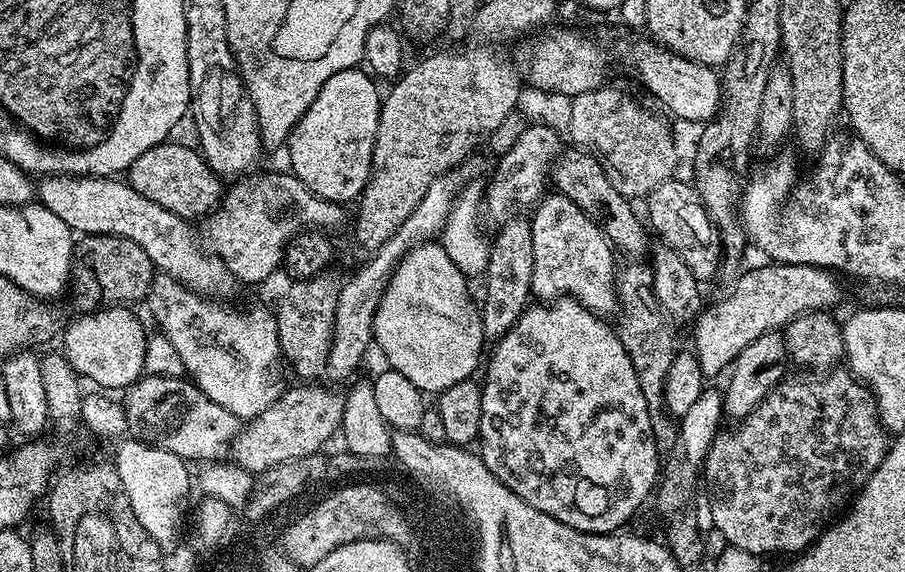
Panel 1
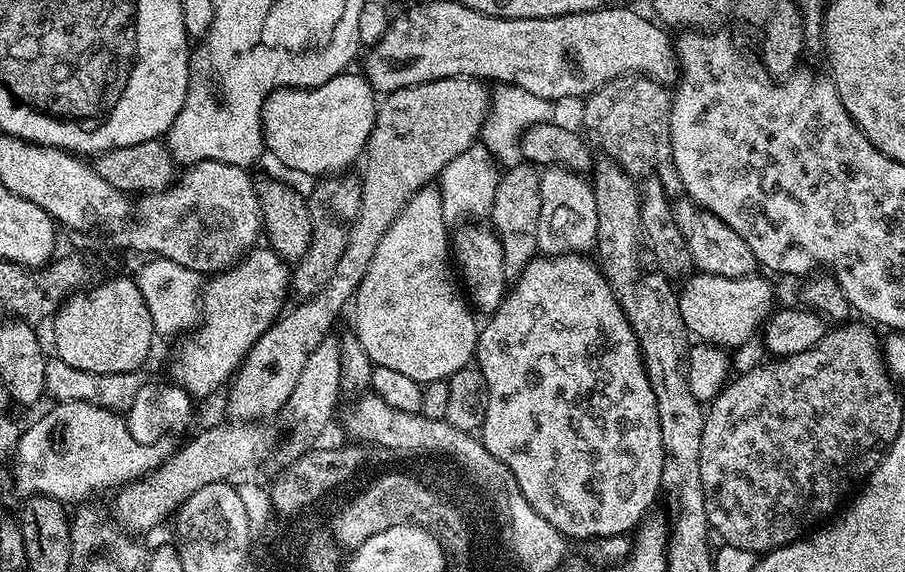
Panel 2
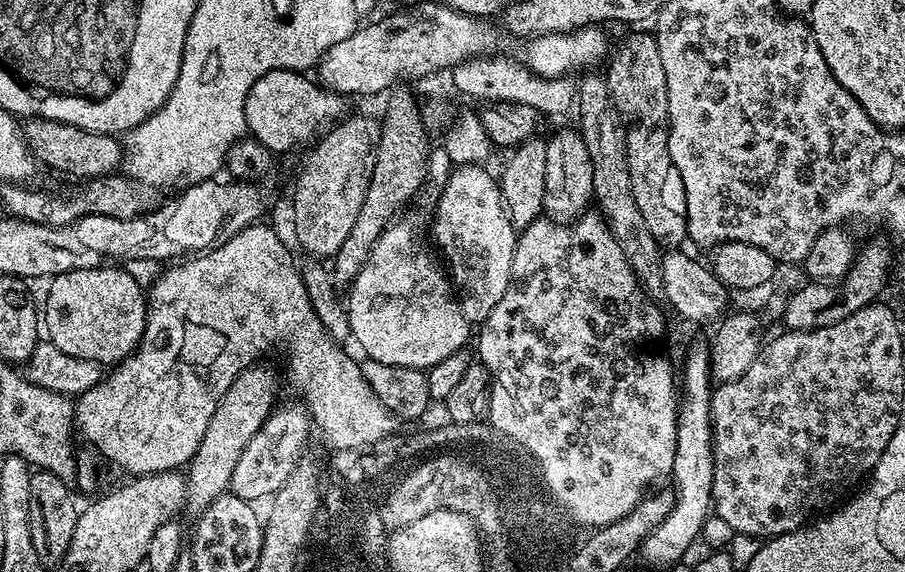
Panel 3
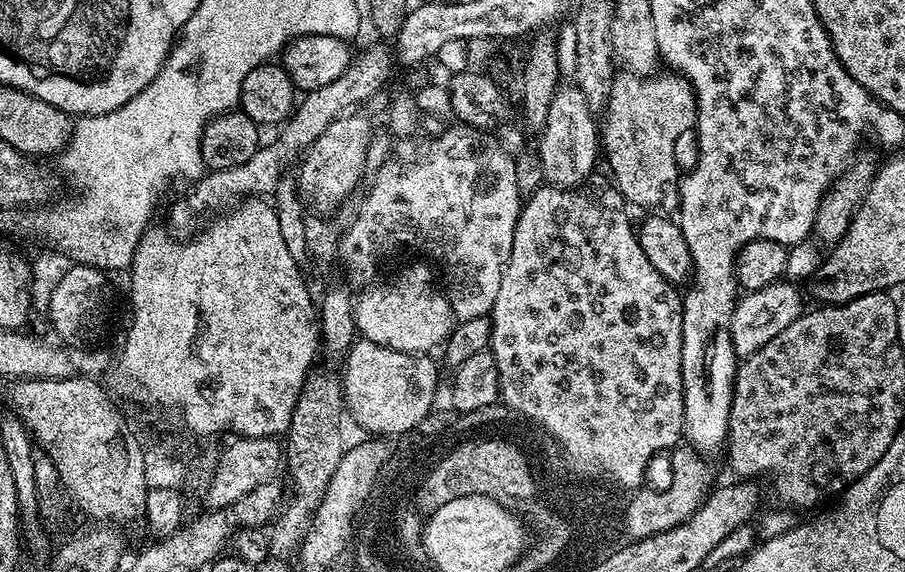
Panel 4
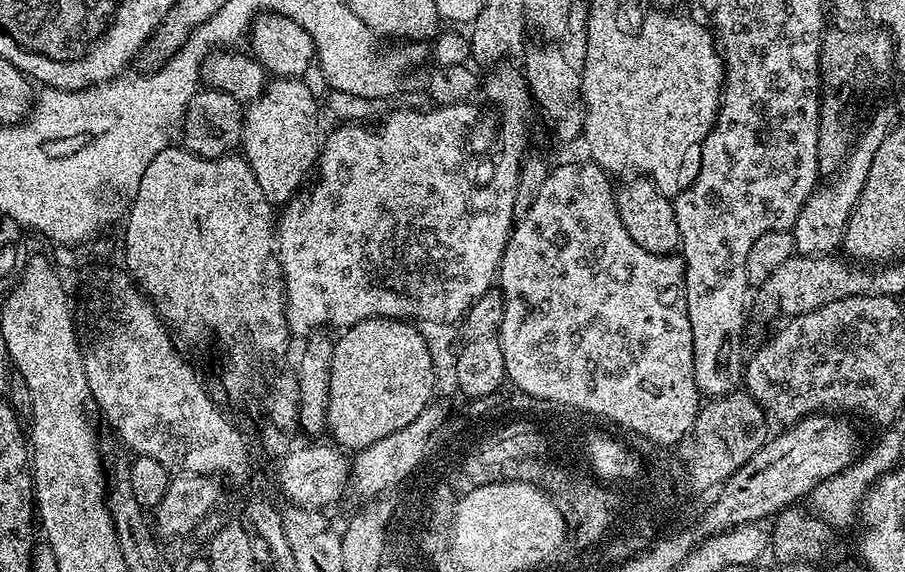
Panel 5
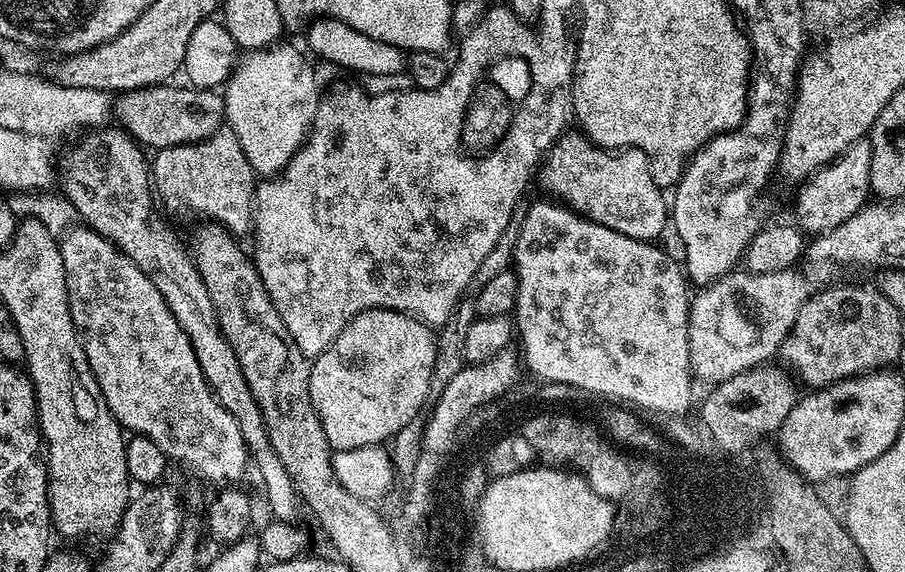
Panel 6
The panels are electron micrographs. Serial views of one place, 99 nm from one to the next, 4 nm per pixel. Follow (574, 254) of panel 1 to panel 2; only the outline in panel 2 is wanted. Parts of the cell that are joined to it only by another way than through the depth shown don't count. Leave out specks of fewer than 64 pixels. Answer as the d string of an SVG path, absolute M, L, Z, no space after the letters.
M548 166L540 172L542 214L538 214L538 249L546 256L564 256L567 252L587 253L596 243L598 206L592 185L579 172Z

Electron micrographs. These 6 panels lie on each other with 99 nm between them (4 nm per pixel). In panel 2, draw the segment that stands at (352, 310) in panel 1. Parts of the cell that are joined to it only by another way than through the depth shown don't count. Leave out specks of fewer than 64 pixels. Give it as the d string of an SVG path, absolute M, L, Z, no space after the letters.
M335 335L325 336L318 346L314 346L314 354L306 358L306 366L298 378L298 386L294 386L294 394L290 394L286 405L287 415L292 415L292 433L288 436L288 448L292 454L301 454L309 450L312 439L332 420L336 403L342 399L340 379L342 378L342 354L340 342Z

